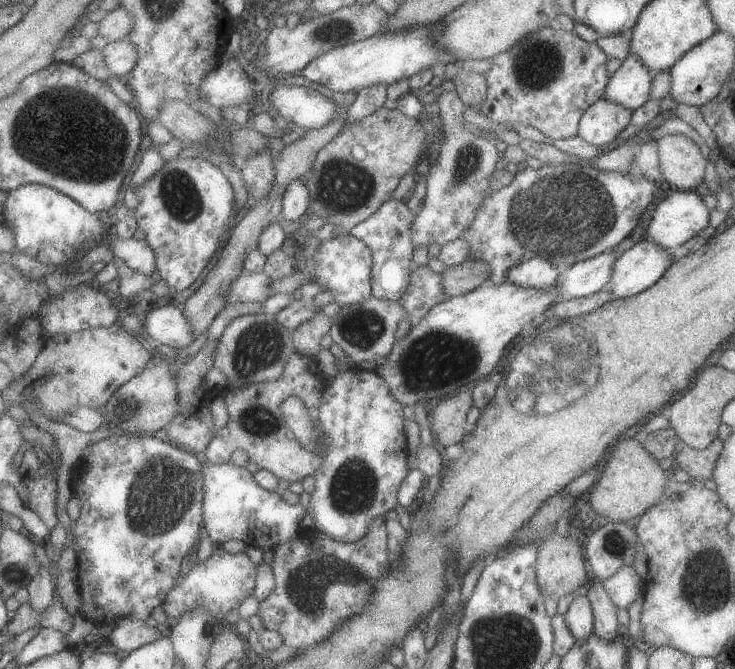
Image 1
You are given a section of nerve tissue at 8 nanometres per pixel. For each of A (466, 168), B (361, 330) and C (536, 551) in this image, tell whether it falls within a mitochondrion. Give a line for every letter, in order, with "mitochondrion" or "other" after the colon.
A: mitochondrion
B: mitochondrion
C: other

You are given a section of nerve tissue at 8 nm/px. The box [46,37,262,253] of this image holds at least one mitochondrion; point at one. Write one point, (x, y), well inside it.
(182, 199)

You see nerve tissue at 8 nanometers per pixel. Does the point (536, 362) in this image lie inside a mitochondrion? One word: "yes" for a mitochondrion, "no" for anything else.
yes

